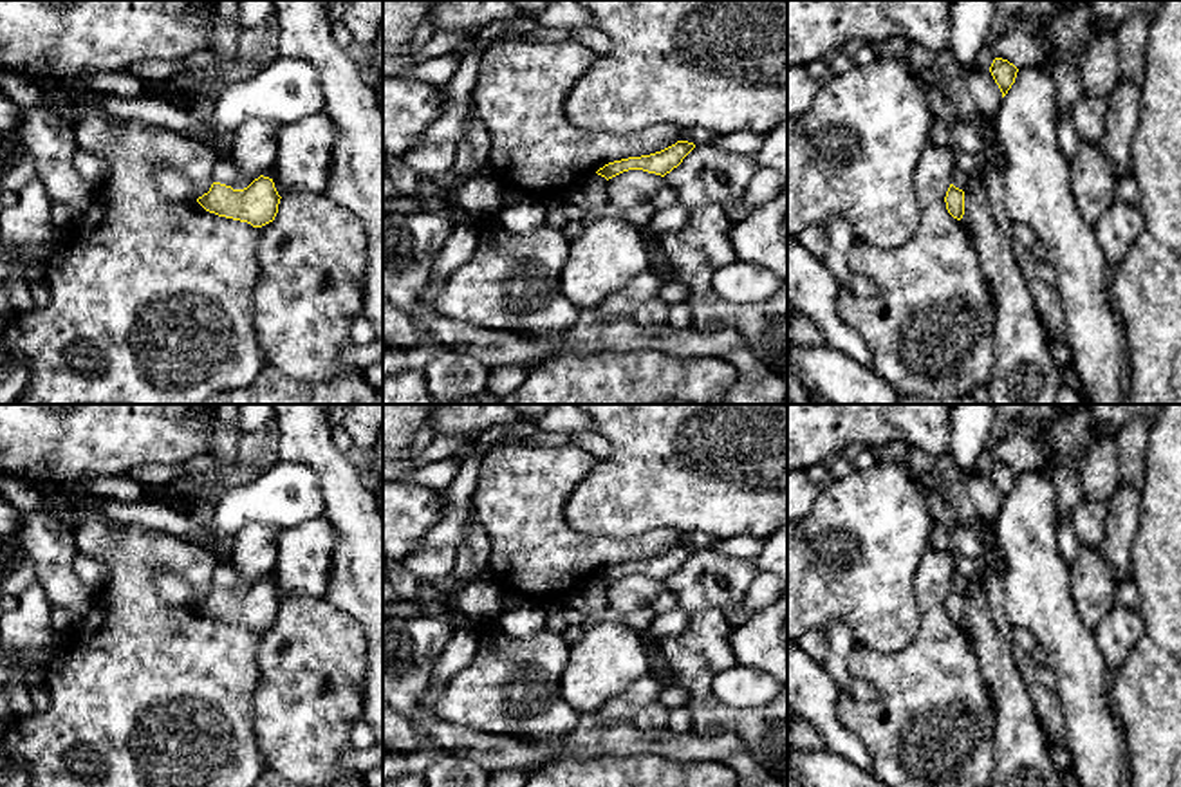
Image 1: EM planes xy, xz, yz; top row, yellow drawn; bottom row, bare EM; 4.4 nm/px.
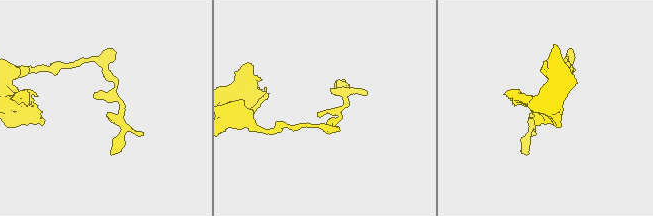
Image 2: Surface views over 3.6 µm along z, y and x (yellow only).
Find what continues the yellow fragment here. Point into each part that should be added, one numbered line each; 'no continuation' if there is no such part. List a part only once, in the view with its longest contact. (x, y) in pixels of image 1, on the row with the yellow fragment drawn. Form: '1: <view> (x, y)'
no continuation

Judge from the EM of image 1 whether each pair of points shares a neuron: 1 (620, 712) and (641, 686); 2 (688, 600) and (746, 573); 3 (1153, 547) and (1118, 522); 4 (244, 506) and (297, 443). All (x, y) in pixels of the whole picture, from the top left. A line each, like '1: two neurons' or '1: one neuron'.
1: one neuron
2: one neuron
3: two neurons
4: two neurons

